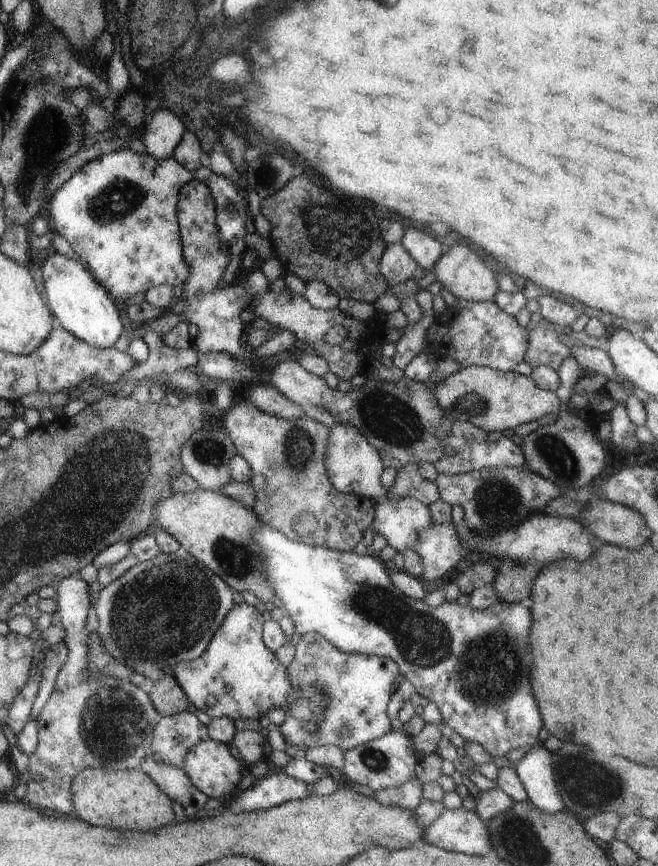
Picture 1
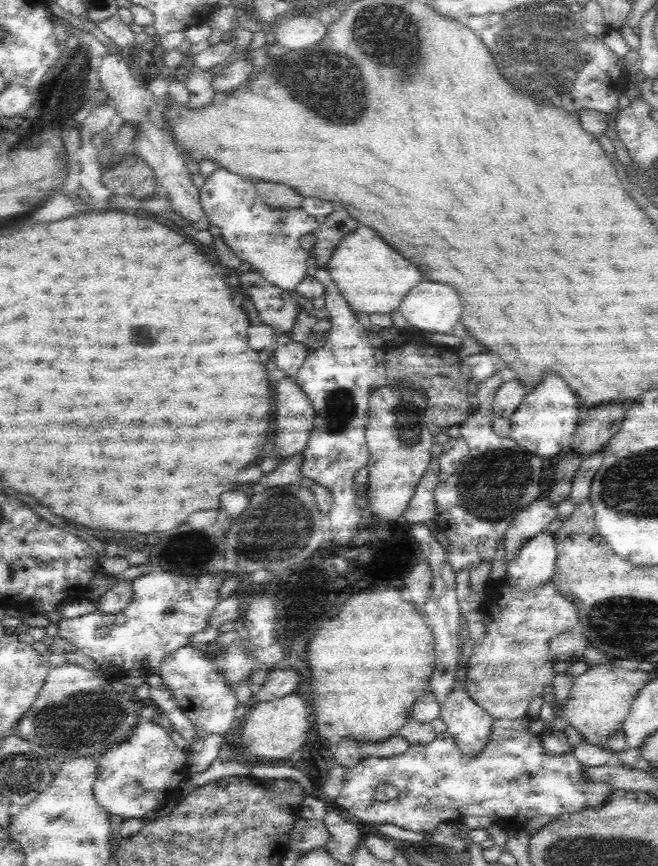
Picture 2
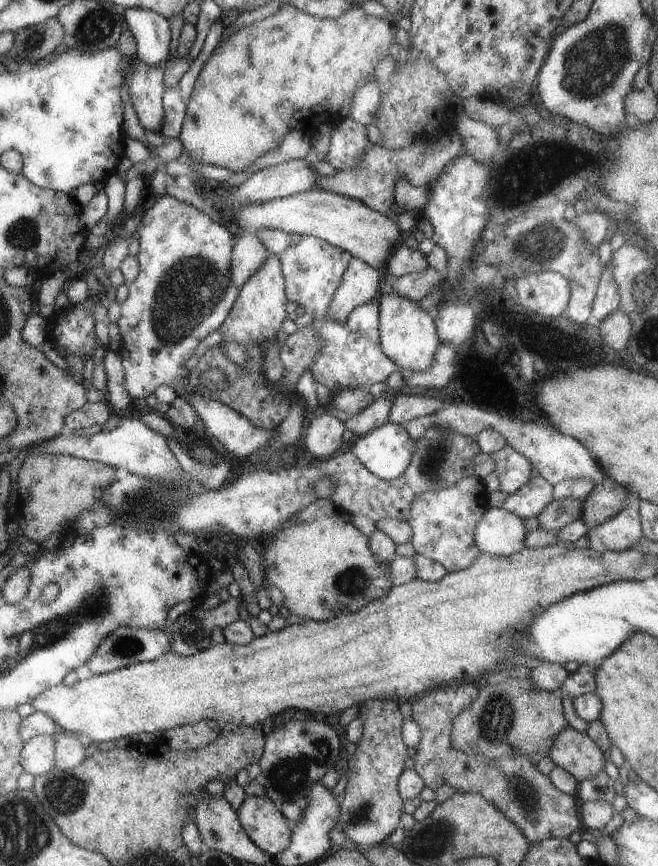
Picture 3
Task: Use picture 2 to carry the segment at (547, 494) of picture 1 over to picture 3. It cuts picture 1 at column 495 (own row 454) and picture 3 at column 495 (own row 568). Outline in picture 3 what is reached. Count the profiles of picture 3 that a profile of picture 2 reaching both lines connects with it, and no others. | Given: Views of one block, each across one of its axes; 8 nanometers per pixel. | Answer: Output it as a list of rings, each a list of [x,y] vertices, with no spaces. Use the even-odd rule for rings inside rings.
[[[509,445],[489,454],[499,481],[499,490],[505,495],[514,493],[531,478],[532,464]]]

